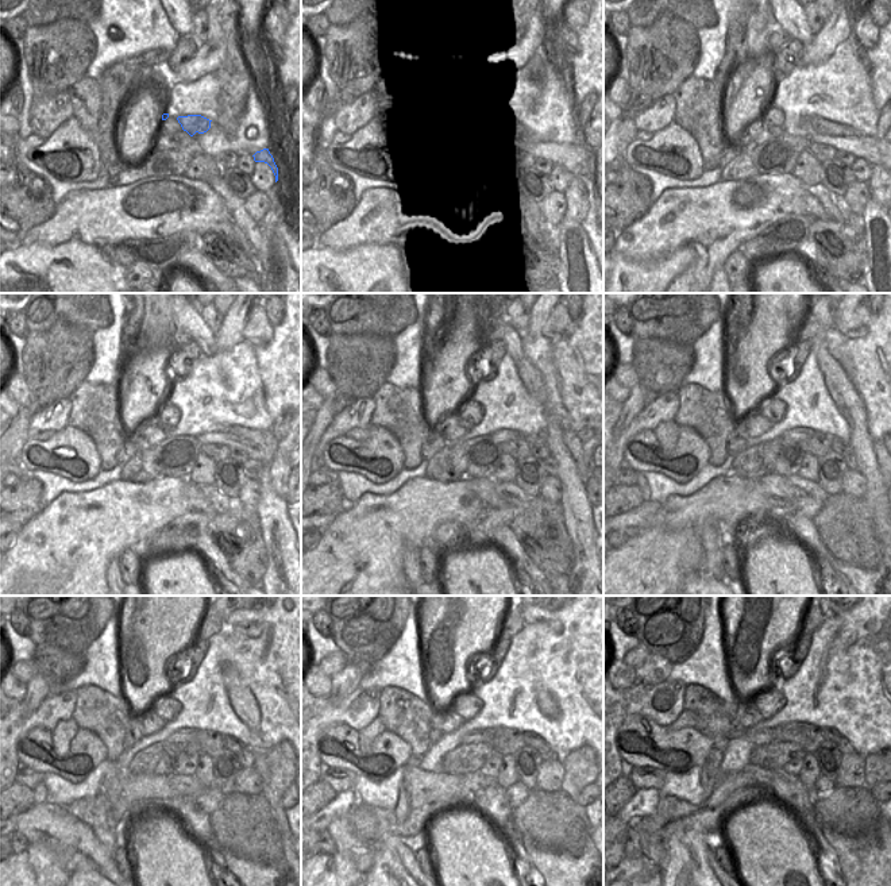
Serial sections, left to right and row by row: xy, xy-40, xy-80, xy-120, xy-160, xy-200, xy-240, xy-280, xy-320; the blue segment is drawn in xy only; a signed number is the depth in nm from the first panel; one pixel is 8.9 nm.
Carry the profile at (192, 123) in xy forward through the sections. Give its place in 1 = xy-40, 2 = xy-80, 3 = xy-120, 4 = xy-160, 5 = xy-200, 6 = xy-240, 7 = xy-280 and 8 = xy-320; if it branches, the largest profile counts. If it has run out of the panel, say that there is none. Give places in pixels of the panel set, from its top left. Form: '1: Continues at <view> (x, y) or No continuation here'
1: Continues at xy-40 (575, 157)
2: Continues at xy-80 (874, 150)
3: Continues at xy-120 (259, 445)
4: Continues at xy-160 (570, 438)
5: Continues at xy-200 (878, 446)
6: Continues at xy-240 (273, 754)
7: Continues at xy-280 (575, 765)
8: Continues at xy-320 (878, 770)

